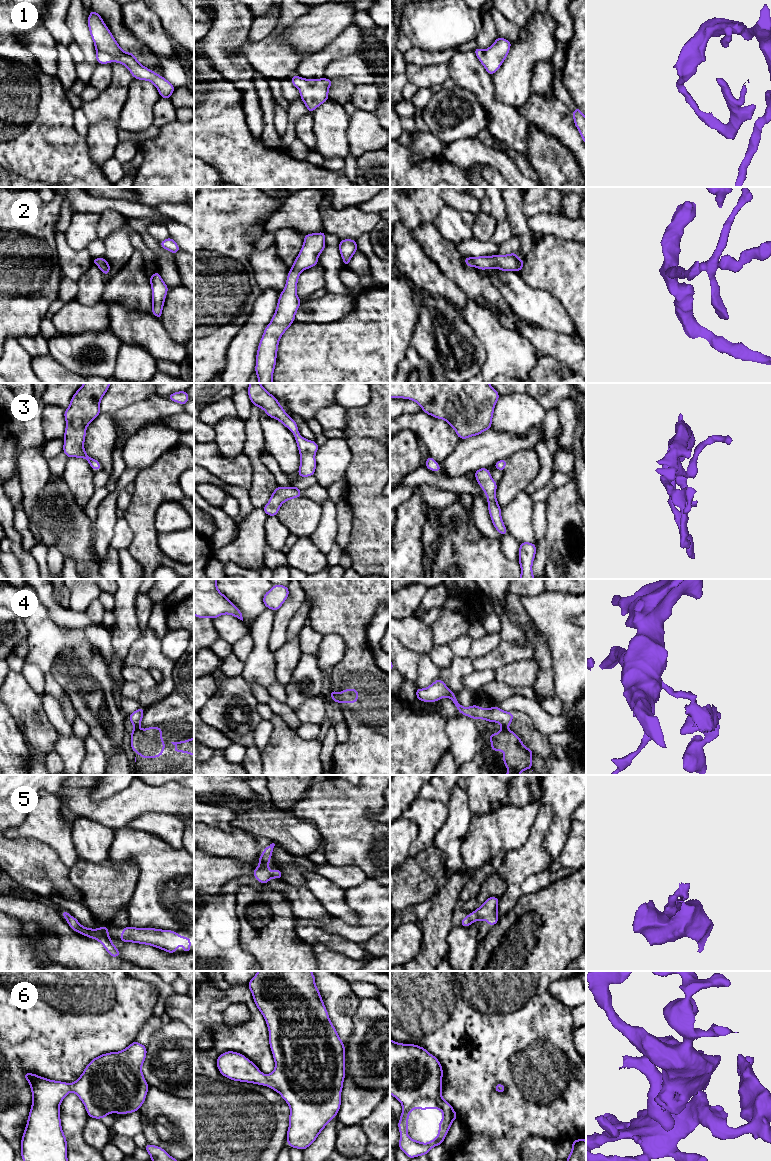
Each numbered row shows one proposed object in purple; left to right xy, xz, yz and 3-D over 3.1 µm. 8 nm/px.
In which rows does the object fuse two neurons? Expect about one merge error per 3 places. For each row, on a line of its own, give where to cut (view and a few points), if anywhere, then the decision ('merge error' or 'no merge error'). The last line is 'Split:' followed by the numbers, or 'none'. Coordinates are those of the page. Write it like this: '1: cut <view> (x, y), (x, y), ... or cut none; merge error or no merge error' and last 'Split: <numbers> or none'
1: cut none; no merge error
2: cut none; no merge error
3: cut none; no merge error
4: cut yz (505, 726), (502, 728); merge error
5: cut none; no merge error
6: cut none; no merge error
Split: 4

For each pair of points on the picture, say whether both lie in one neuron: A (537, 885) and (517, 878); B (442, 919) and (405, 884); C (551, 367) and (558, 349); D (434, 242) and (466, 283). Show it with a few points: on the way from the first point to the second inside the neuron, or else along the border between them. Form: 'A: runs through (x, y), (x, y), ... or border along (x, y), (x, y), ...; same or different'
A: border along (546, 869), (531, 874), (521, 884), (522, 894); different
B: border along (439, 887), (431, 897); different
C: border along (546, 355), (569, 366); different
D: runs through (443, 252), (446, 255), (447, 262), (458, 273); same

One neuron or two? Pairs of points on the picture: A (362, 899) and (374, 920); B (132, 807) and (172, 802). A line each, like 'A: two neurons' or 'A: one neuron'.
A: one neuron
B: one neuron

